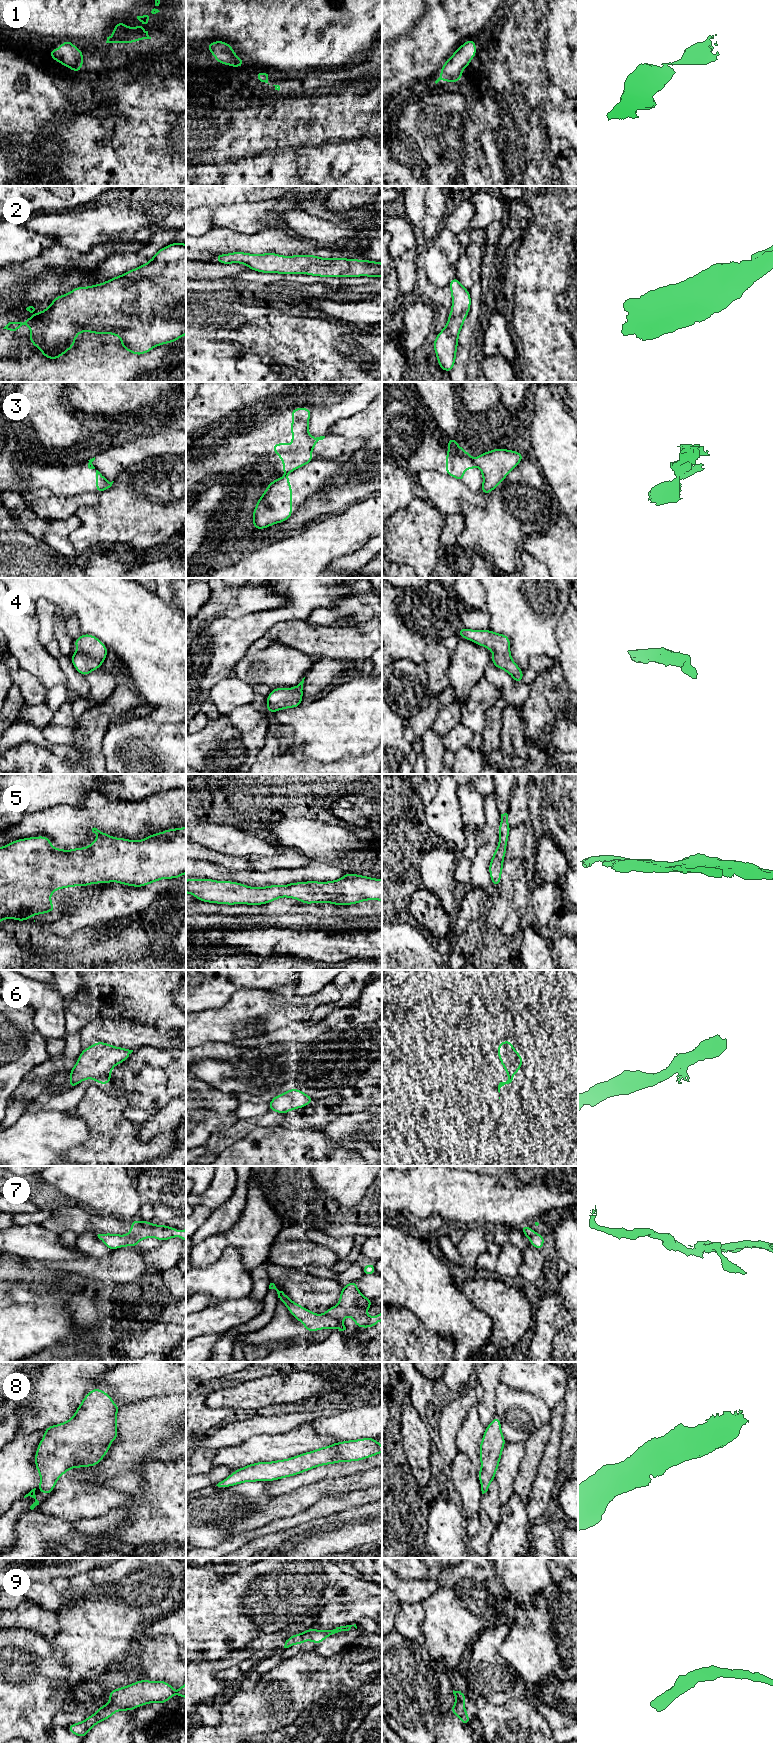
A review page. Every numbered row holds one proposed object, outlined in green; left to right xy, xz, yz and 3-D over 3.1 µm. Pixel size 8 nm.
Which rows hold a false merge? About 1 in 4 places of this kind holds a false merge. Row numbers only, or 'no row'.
3, 7

